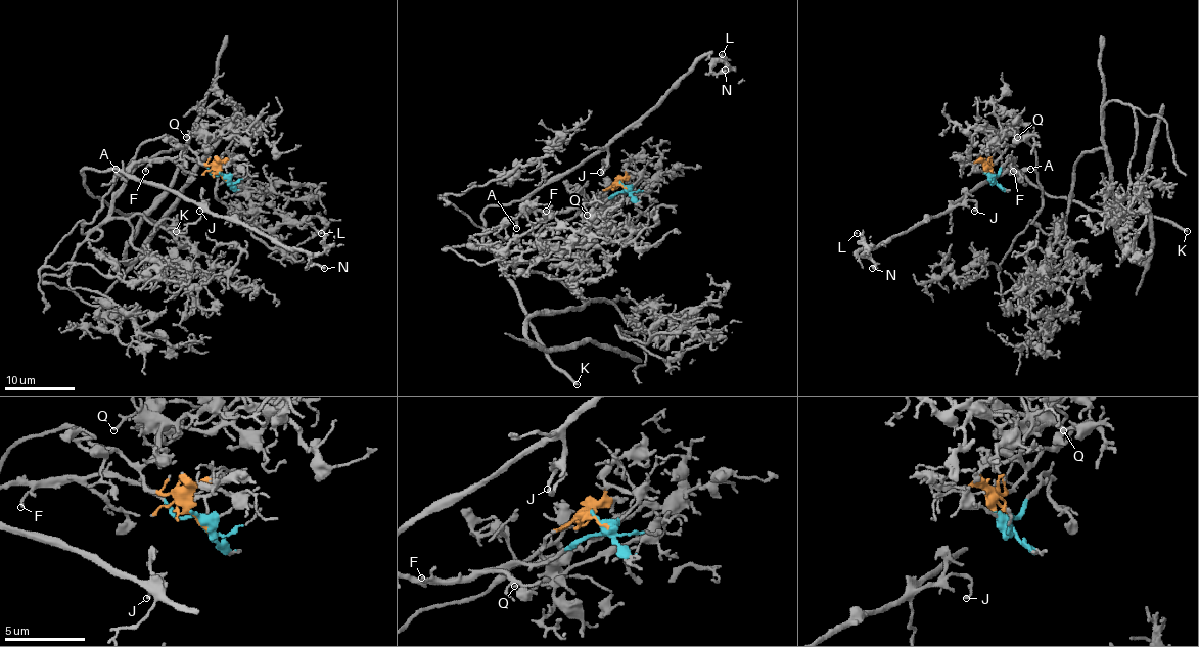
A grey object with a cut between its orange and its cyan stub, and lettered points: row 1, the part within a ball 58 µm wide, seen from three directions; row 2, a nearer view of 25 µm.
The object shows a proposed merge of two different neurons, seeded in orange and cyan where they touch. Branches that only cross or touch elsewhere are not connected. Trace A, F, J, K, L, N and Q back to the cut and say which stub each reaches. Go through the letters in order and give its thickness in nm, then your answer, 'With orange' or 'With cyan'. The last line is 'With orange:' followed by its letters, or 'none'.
A: Thickness 340 nm. With cyan
F: Thickness 150 nm. With cyan
J: Thickness 150 nm. With cyan
K: Thickness 280 nm. With cyan
L: Thickness 80 nm. With cyan
N: Thickness 280 nm. With cyan
Q: Thickness 90 nm. With orange
With orange: Q

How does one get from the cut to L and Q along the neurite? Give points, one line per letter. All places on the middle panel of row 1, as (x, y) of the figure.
L: (623, 186), (605, 201), (540, 212), (527, 199), (605, 148), (700, 58), (725, 62), (722, 53)
Q: (623, 186), (614, 184), (603, 189), (598, 198), (603, 196), (607, 199), (593, 216), (586, 214)

